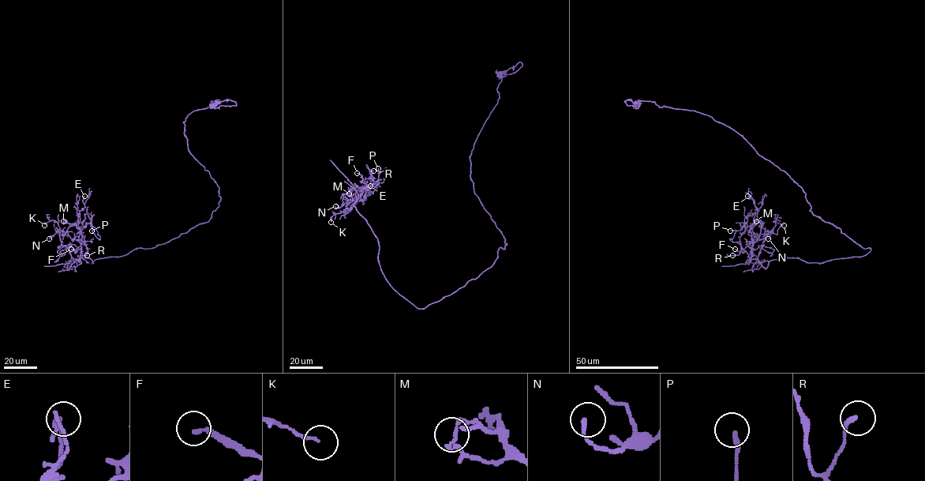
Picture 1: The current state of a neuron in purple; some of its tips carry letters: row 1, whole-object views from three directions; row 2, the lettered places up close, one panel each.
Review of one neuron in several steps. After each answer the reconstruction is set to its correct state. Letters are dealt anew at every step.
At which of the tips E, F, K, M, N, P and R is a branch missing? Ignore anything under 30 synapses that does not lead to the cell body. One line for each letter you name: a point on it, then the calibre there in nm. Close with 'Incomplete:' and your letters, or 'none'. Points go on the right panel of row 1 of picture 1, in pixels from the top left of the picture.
Incomplete: none

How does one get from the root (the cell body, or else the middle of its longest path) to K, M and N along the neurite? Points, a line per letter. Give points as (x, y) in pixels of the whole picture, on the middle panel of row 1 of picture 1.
K: (476, 279), (418, 309), (381, 269), (377, 238), (353, 204), (365, 187), (353, 206), (333, 215), (331, 222)
M: (476, 279), (424, 308), (416, 307), (387, 280), (378, 260), (377, 238), (353, 204), (367, 188), (349, 193)
N: (476, 279), (417, 308), (391, 286), (382, 272), (377, 238), (353, 204), (360, 196), (335, 206)

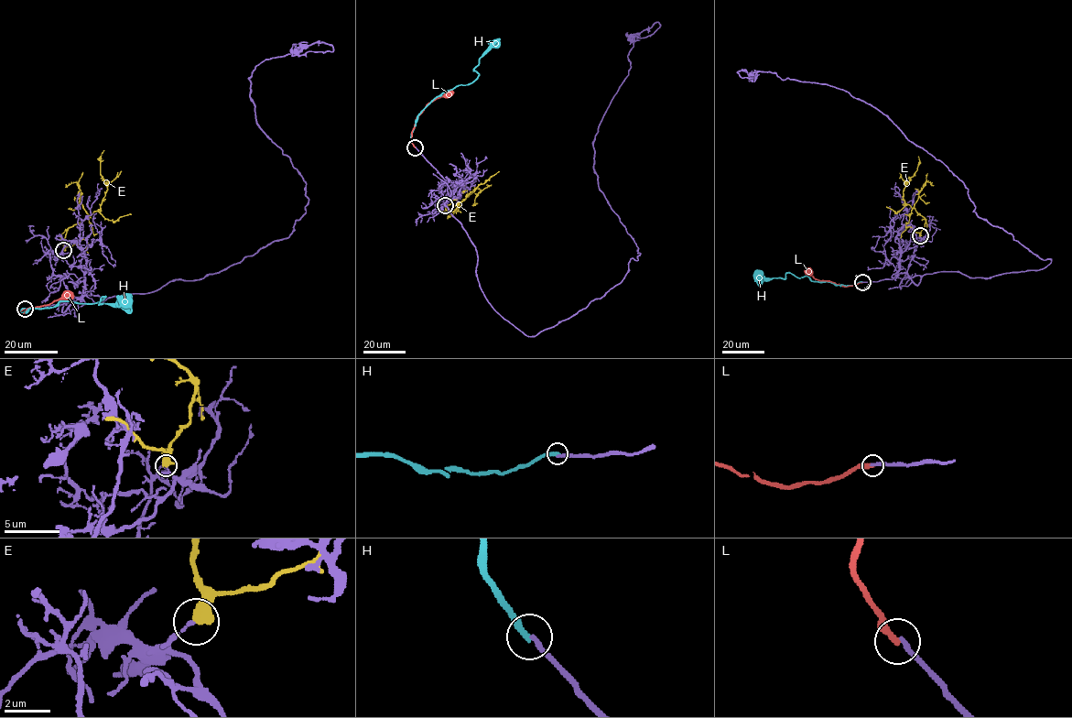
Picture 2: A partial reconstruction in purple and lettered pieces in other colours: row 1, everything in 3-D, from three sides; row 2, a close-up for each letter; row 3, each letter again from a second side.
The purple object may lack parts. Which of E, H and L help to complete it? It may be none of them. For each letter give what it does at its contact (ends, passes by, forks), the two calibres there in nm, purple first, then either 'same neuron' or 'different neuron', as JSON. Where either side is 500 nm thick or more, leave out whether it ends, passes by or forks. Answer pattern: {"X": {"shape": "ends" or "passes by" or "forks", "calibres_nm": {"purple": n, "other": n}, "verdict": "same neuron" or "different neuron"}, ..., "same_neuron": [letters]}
{"E": {"calibres_nm": {"purple": 130, "other": 550}, "verdict": "different neuron"}, "H": {"shape": "ends", "calibres_nm": {"purple": 200, "other": 320}, "verdict": "same neuron"}, "L": {"shape": "ends", "calibres_nm": {"purple": 240, "other": 340}, "verdict": "different neuron"}, "same_neuron": ["H"]}

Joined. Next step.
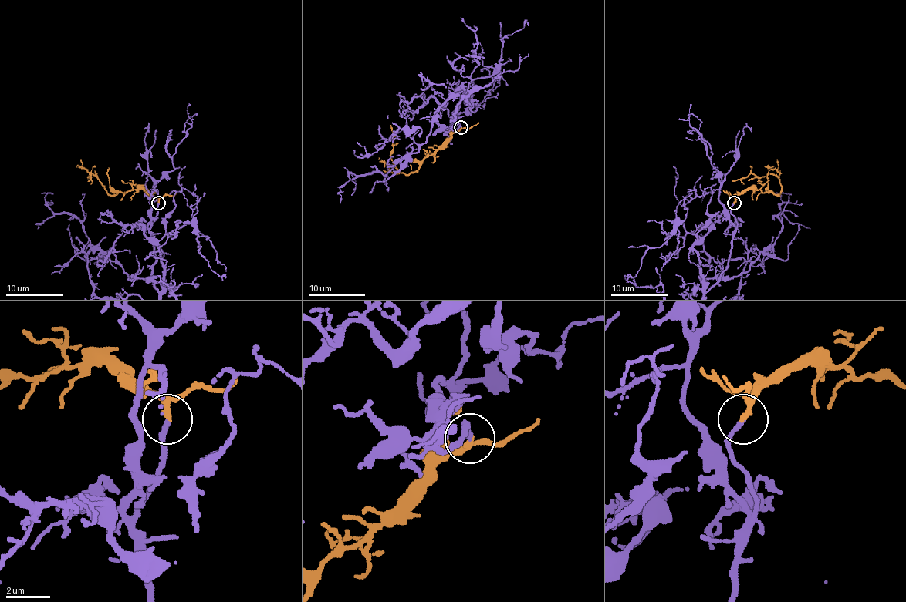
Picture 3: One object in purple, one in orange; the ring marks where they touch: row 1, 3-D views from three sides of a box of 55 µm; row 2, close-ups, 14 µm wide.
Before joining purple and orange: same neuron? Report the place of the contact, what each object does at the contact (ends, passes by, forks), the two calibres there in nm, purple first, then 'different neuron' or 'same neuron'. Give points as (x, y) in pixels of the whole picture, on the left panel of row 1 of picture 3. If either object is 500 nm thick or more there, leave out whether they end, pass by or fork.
(158, 203) | purple ends | orange passes by | 190/180 nm | same neuron

